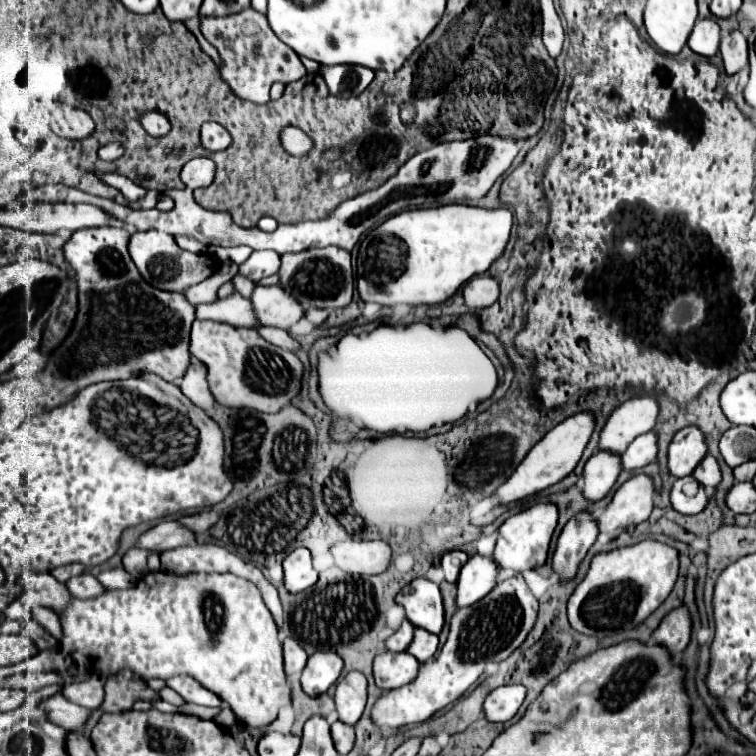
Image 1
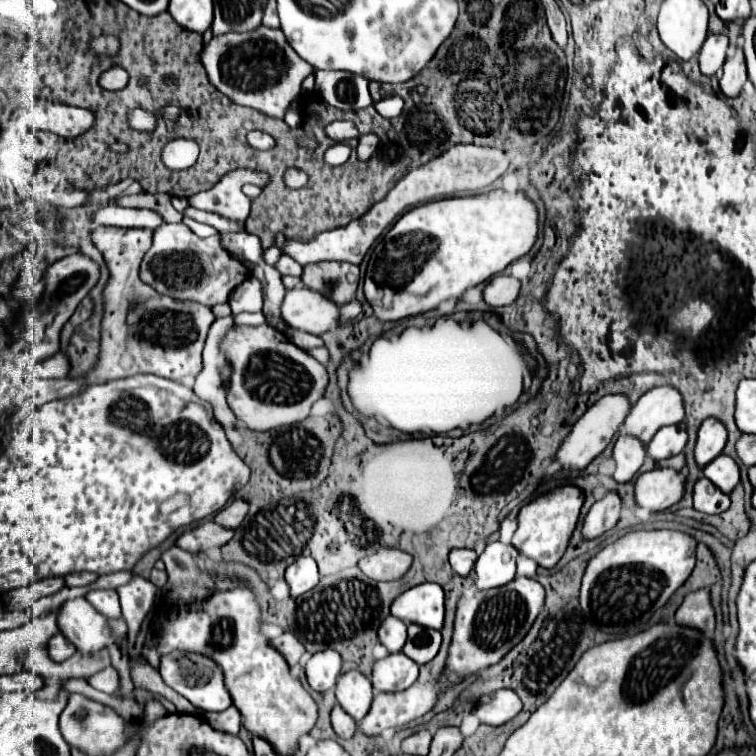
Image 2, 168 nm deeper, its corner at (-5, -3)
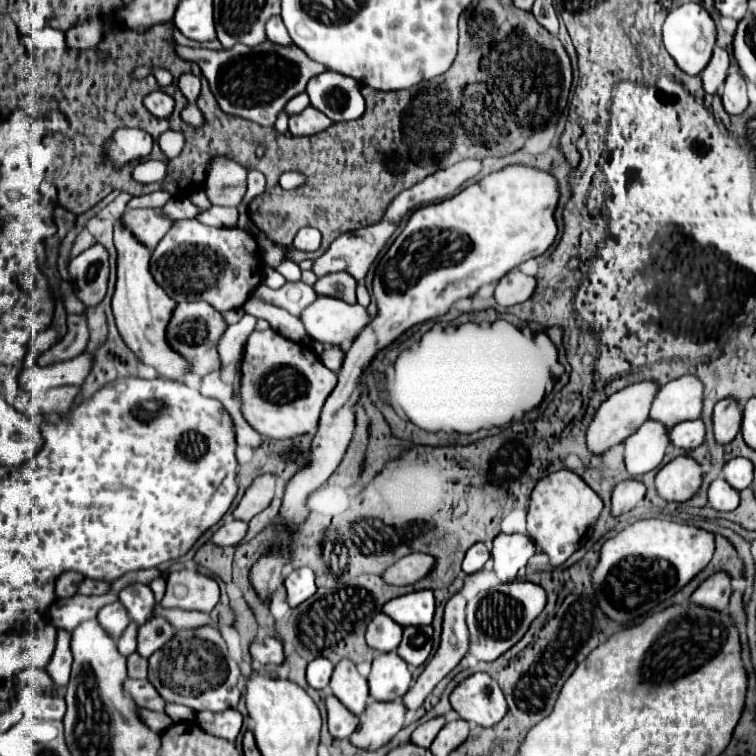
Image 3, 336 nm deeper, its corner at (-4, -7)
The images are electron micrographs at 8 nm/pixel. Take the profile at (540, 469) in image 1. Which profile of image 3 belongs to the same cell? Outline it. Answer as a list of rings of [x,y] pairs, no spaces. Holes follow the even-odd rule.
[[[641,381],[641,383],[629,385],[621,391],[617,391],[605,403],[601,403],[601,407],[595,413],[595,419],[591,421],[589,431],[587,431],[589,449],[593,449],[593,453],[605,453],[613,445],[619,445],[629,435],[633,435],[649,419],[649,409],[651,409],[651,403],[653,403],[655,395],[659,393],[659,389],[661,389],[661,385],[657,381]]]

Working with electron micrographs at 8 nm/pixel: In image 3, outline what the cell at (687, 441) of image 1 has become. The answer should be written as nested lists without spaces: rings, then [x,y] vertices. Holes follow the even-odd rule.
[[[727,397],[715,405],[713,411],[715,439],[723,445],[731,443],[741,429],[741,407],[733,397]]]

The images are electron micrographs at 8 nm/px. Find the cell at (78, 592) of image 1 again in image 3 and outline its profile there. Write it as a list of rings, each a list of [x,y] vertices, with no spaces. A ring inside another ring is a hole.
[[[117,601],[117,603],[105,605],[105,607],[99,611],[97,621],[99,621],[99,625],[107,631],[107,635],[117,641],[117,639],[123,635],[125,627],[131,623],[131,617],[129,617],[127,609]]]

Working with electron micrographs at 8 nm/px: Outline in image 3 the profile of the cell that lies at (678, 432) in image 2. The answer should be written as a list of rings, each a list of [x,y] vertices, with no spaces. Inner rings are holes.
[[[701,419],[681,421],[671,429],[671,443],[681,449],[695,449],[705,441],[705,423]]]

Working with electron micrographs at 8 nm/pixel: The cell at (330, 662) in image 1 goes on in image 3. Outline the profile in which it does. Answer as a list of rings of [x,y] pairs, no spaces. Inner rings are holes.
[[[317,657],[307,665],[307,683],[313,689],[327,689],[333,673],[333,663],[325,657]]]

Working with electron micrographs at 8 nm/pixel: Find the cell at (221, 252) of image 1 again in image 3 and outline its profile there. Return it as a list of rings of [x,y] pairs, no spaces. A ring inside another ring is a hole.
[[[285,261],[285,265],[279,265],[277,267],[277,271],[287,279],[287,281],[301,281],[301,269],[299,269],[299,265],[297,263],[293,263],[293,261]]]

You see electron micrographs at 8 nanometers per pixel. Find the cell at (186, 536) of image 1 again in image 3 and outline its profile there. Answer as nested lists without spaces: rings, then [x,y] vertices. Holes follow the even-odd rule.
[[[229,521],[225,523],[215,535],[213,535],[213,543],[215,545],[237,545],[245,535],[247,535],[249,525],[245,521]]]

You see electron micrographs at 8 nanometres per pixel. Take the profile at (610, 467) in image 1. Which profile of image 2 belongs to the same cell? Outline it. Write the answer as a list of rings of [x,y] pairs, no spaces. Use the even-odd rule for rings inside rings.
[[[620,435],[618,441],[614,443],[612,459],[616,465],[612,479],[618,483],[628,483],[636,475],[636,471],[642,467],[646,459],[646,447],[640,441],[634,441],[634,437]]]

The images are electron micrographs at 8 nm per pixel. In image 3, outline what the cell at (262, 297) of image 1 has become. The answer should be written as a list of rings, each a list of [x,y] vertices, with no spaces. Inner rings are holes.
[[[317,297],[317,301],[303,311],[301,321],[315,341],[341,345],[341,349],[347,351],[371,317],[359,303],[349,305],[335,297]]]

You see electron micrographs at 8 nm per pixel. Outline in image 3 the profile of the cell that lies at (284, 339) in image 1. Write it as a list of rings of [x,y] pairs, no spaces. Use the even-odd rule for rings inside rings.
[[[327,347],[327,349],[323,349],[323,353],[321,353],[323,365],[329,367],[333,373],[339,373],[343,357],[345,357],[345,353],[343,353],[343,349],[339,349],[339,347]]]

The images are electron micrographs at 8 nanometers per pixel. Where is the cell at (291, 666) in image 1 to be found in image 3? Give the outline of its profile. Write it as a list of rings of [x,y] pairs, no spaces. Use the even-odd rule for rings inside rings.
[[[265,637],[261,643],[251,643],[249,653],[251,653],[253,661],[259,661],[259,663],[277,663],[279,665],[285,659],[283,645],[275,637]]]

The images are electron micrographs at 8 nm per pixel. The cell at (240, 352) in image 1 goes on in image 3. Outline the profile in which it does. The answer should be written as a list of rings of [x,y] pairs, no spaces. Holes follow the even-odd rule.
[[[273,329],[255,331],[247,339],[241,373],[245,419],[269,439],[293,439],[315,433],[321,407],[337,385],[337,375],[321,363],[313,349],[287,341]]]

